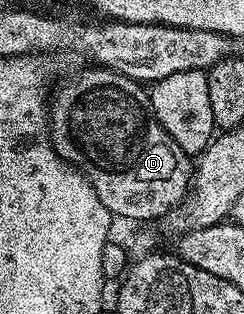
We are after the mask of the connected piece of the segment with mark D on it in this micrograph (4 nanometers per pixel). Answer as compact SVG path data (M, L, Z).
M99 66L87 67L82 69L77 76L70 77L65 82L64 88L57 90L56 97L53 100L51 97L47 126L54 150L65 162L71 164L73 168L79 168L84 173L84 176L90 182L90 186L94 186L94 194L98 194L98 198L102 198L102 206L106 206L106 210L112 213L113 217L120 218L120 216L125 216L128 220L159 221L167 216L169 212L179 208L181 200L187 196L194 171L193 157L189 153L184 152L182 146L178 146L178 142L174 142L174 138L170 138L168 131L160 125L152 109L152 98L149 89L141 81L126 78L122 74L112 72L109 68Z

